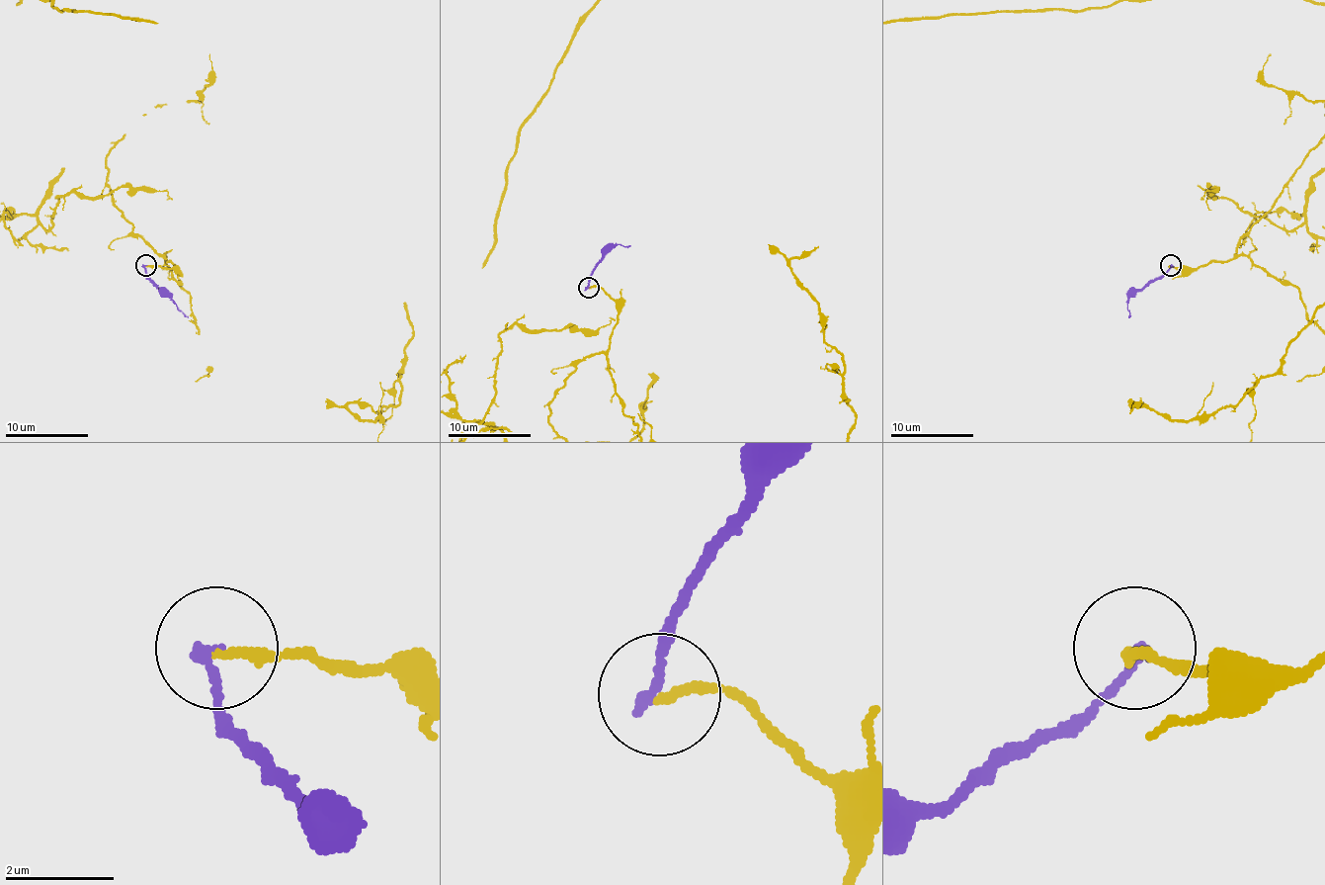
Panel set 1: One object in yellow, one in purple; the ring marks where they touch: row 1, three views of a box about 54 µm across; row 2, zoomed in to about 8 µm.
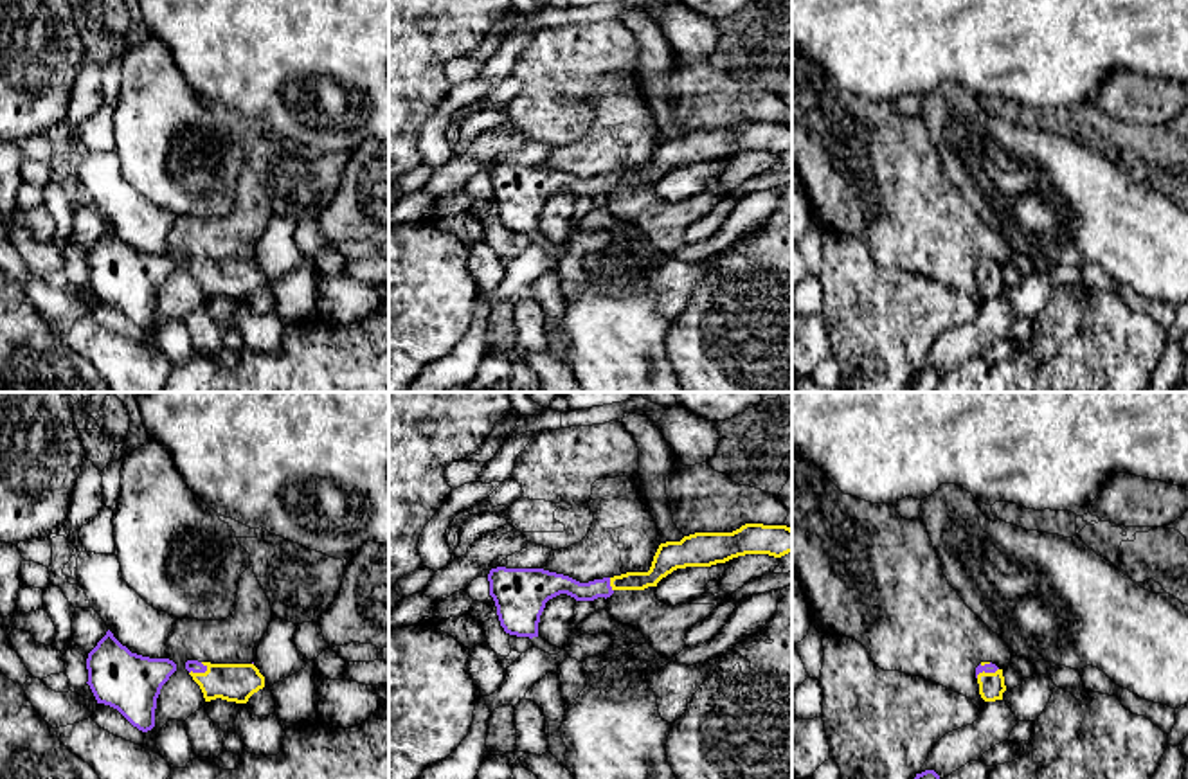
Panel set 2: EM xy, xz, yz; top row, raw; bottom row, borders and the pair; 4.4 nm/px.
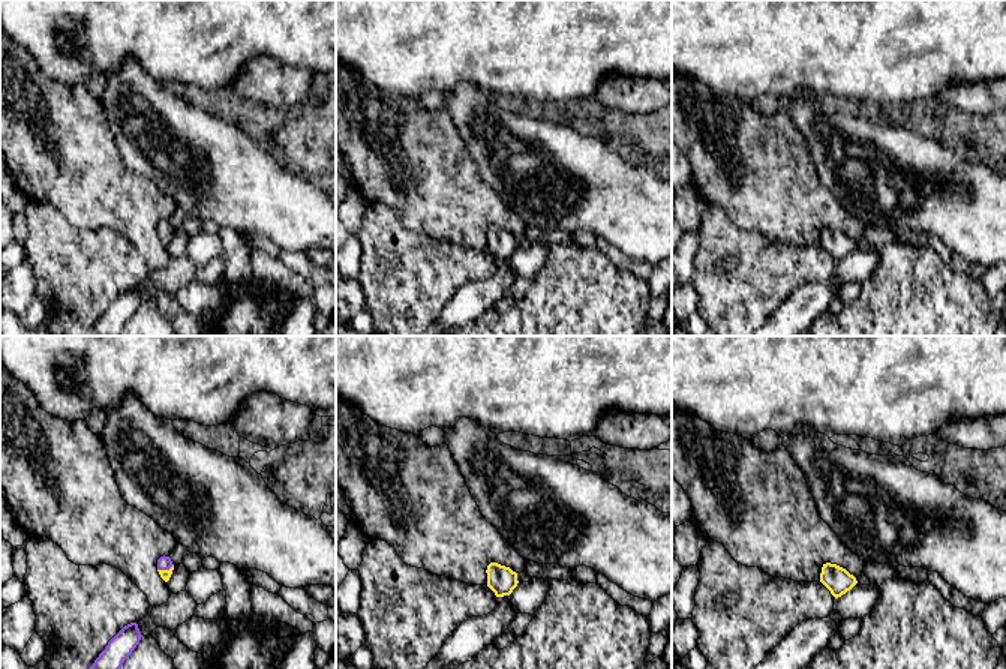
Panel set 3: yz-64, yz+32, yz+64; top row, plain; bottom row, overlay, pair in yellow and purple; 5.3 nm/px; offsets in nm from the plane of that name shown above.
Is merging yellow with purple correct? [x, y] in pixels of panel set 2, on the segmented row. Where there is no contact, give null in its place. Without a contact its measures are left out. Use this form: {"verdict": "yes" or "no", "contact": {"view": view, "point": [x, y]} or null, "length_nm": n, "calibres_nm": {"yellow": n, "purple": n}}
{"verdict": "yes", "contact": {"view": "xy", "point": [198, 673]}, "length_nm": 90, "calibres_nm": {"yellow": 180, "purple": 60}}

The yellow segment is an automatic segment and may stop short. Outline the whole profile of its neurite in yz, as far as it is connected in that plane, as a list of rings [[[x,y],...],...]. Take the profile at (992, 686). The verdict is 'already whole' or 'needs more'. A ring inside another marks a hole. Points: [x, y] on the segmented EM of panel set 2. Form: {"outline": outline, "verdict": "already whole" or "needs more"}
{"outline": [[[981,662],[976,667],[976,678],[985,702],[1003,700],[1003,693],[1006,691],[1003,669],[992,662]]], "verdict": "needs more"}

